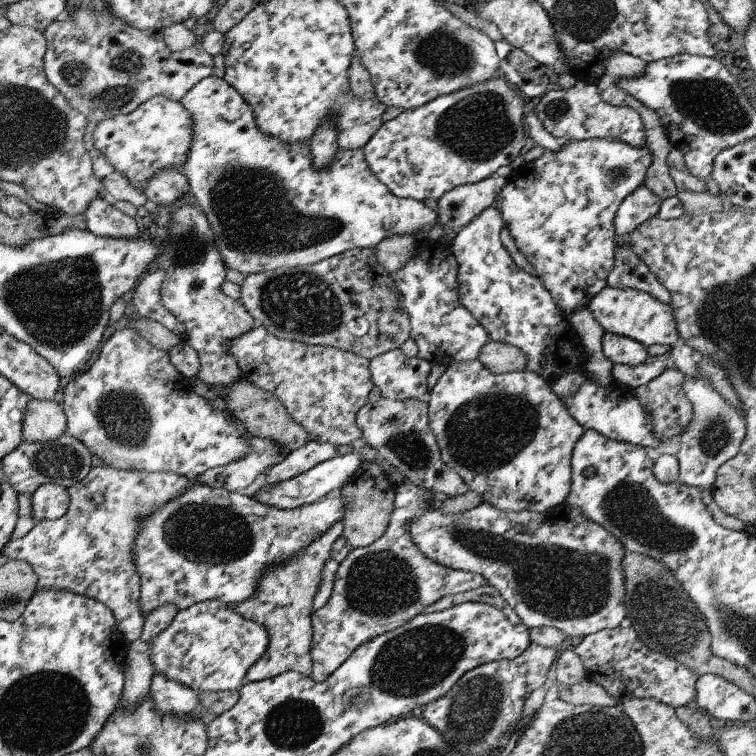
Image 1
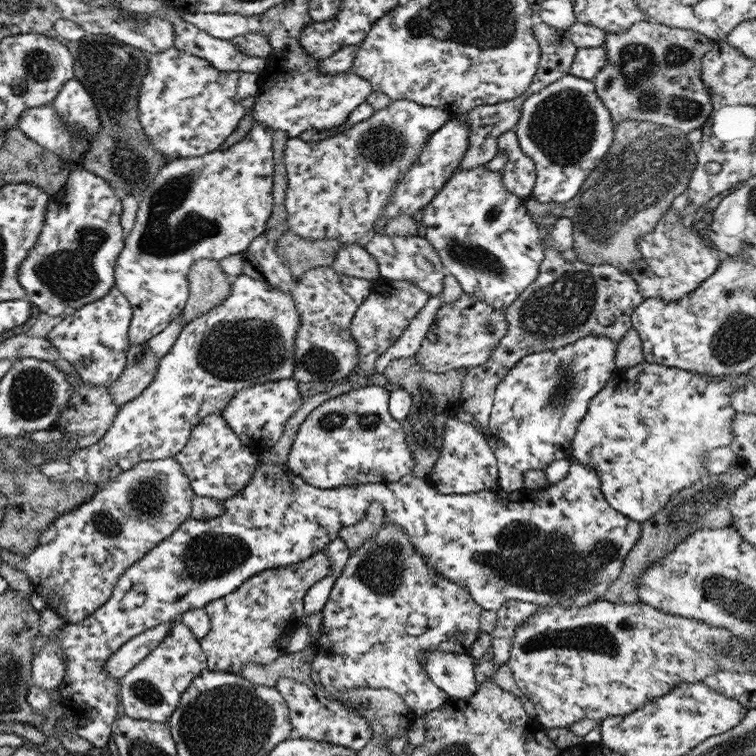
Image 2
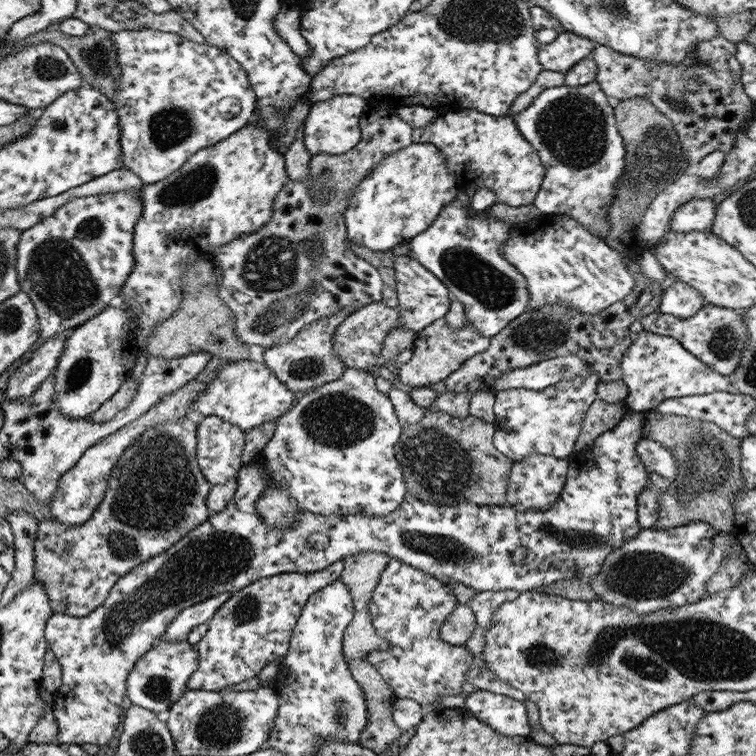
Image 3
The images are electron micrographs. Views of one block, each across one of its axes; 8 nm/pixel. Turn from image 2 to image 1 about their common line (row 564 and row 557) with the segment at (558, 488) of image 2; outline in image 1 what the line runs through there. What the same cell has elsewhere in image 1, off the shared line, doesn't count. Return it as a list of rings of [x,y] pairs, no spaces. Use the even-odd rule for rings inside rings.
[[[197,482],[141,520],[133,554],[140,575],[139,609],[147,617],[153,609],[168,603],[175,605],[178,610],[184,610],[202,601],[218,599],[230,606],[249,599],[264,571],[293,559],[298,551],[303,551],[314,539],[320,539],[321,534],[333,527],[337,520],[342,522],[346,505],[342,498],[322,498],[316,503],[295,509],[277,509],[263,505],[241,492],[210,488]],[[483,501],[476,508],[461,512],[460,514],[442,513],[440,506],[437,504],[436,506],[430,506],[419,517],[415,517],[409,523],[408,528],[411,534],[411,541],[419,548],[420,552],[424,553],[424,556],[453,569],[482,575],[488,585],[492,585],[500,592],[506,604],[512,607],[512,610],[519,616],[521,622],[529,629],[532,627],[556,627],[565,634],[566,638],[576,642],[589,634],[618,627],[620,622],[626,617],[626,605],[624,602],[626,596],[625,574],[621,565],[623,556],[626,553],[624,545],[602,525],[585,517],[580,512],[580,509],[568,507],[566,503],[559,504],[557,507],[543,513],[537,513],[534,511],[503,511],[496,508],[493,504]]]

